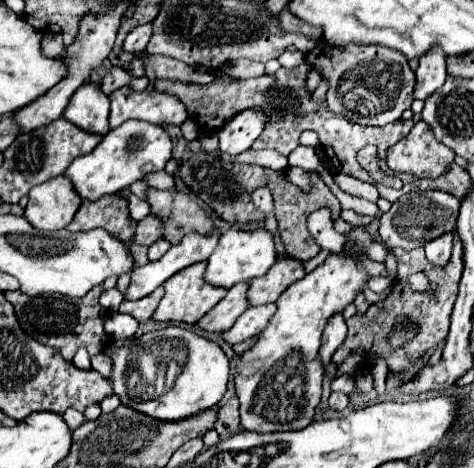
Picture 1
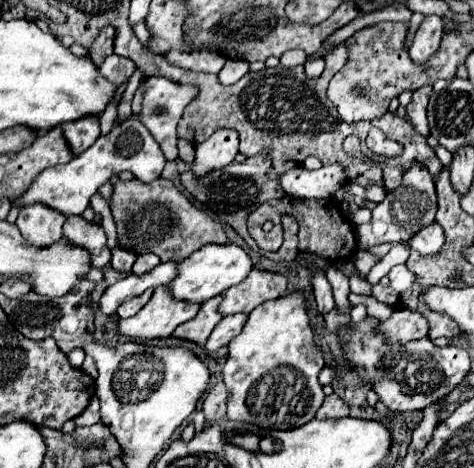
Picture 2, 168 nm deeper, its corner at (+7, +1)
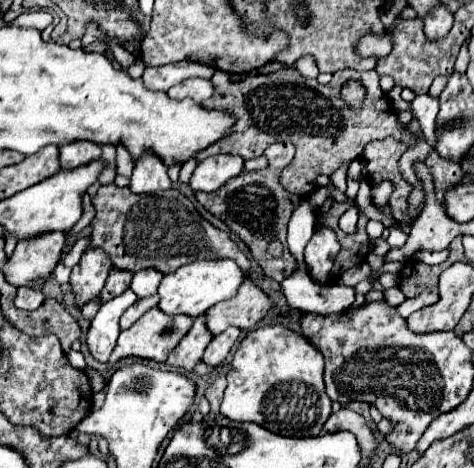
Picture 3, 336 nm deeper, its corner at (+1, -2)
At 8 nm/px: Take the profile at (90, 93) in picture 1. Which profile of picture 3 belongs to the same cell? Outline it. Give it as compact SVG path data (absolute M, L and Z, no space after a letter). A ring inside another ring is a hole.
M74 140L66 146L60 146L60 166L64 170L88 164L96 158L100 158L100 146L90 140Z

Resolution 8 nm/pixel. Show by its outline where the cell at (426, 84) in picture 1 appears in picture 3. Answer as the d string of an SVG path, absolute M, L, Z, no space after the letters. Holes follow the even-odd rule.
M440 4L434 10L430 10L424 16L424 34L426 34L426 38L432 40L432 42L442 40L452 28L452 22L454 22L452 18L454 18L452 12L444 4Z

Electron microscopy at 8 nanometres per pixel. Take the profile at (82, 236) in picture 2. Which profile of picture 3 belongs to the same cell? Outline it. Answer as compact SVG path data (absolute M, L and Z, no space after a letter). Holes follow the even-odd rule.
M88 248L82 254L80 262L72 268L70 274L70 284L76 294L78 306L100 294L110 270L112 270L112 262L102 248Z

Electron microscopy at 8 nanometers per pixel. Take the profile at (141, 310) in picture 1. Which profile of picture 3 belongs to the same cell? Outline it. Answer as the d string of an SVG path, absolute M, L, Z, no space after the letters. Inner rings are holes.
M158 294L138 300L136 304L132 304L132 306L122 314L122 318L120 318L120 328L130 328L146 310L150 310L150 308L156 306L156 304L158 304Z

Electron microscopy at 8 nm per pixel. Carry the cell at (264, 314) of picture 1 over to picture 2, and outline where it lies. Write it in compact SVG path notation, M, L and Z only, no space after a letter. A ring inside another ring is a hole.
M236 313L236 315L224 317L224 319L216 325L214 333L210 333L204 349L206 349L208 353L214 353L216 349L228 345L228 343L242 331L242 327L244 327L244 323L246 323L246 317L248 317L248 315L244 315L244 313Z

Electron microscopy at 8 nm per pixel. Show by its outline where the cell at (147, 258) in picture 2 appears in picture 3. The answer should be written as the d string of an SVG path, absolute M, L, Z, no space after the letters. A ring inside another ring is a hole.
M144 268L134 274L130 288L138 294L138 298L146 298L150 294L156 294L156 288L158 288L162 276L164 274L158 272L156 268Z

